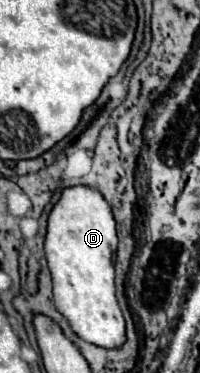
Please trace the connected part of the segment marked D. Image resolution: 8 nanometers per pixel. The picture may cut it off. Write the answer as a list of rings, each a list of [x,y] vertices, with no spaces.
[[[86,186],[66,188],[48,216],[48,234],[44,242],[54,284],[54,306],[68,320],[78,338],[106,350],[126,342],[126,322],[114,290],[112,258],[116,246],[116,222],[102,194]]]

